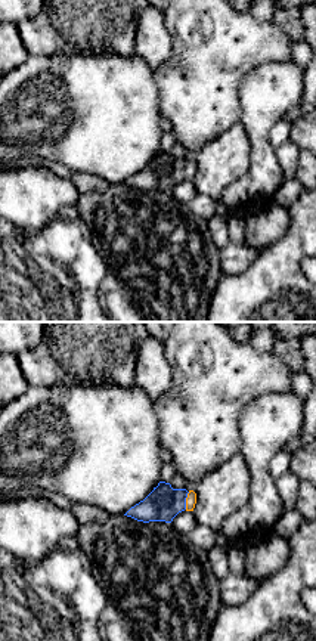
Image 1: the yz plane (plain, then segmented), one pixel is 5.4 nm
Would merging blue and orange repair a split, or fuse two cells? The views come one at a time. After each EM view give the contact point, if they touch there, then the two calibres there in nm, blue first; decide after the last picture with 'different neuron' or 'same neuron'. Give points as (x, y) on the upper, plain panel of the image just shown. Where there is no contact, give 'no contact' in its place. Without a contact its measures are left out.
(185, 170) | 190/60 nm

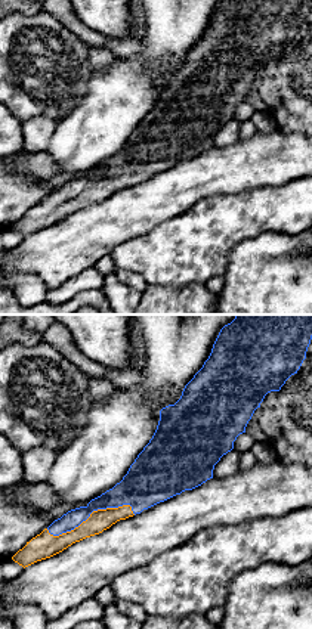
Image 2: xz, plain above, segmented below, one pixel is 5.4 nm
(92, 180) | 160/120 nm

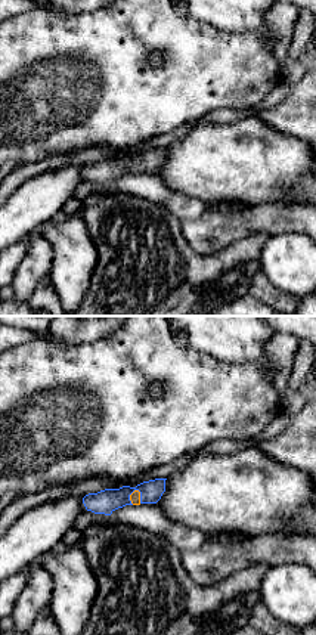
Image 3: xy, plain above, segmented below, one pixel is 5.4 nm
(129, 166) | 130/60 nm

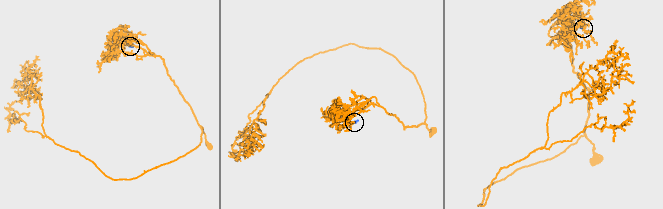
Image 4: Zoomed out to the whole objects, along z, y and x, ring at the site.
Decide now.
same neuron

